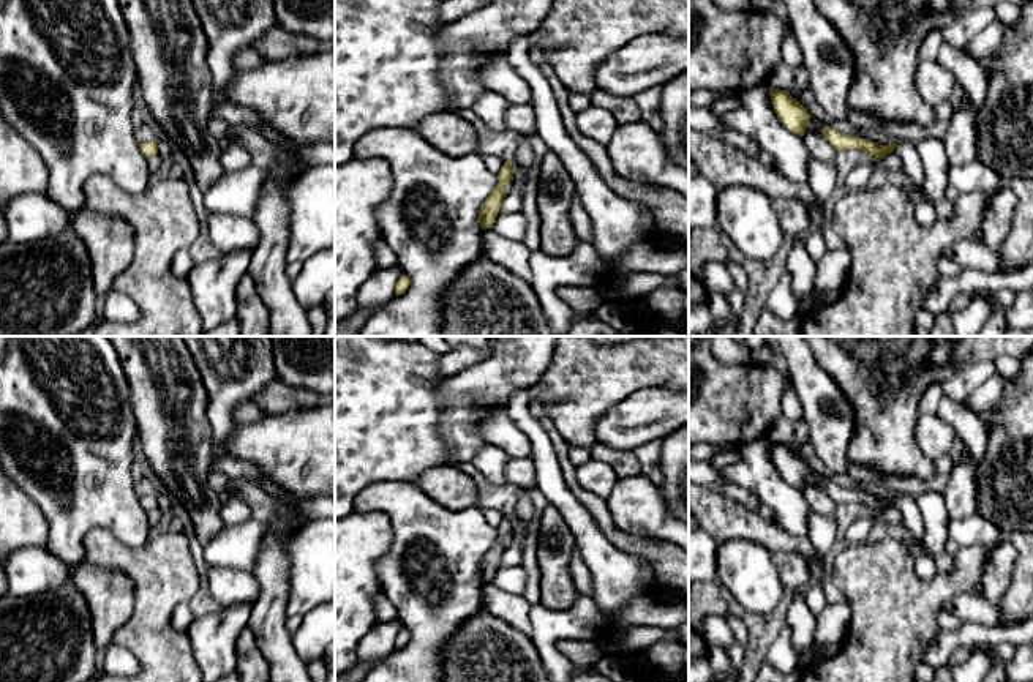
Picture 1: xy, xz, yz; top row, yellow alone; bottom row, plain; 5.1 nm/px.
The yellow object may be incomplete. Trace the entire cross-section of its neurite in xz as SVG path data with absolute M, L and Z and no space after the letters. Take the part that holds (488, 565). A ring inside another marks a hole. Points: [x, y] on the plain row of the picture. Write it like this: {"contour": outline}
{"contour": "M512 512L505 513L504 519L501 521L498 527L498 537L494 545L485 553L485 556L480 560L479 567L479 576L482 583L491 583L496 571L498 565L501 560L502 553L505 551L505 538L513 534L513 524L512 524Z"}

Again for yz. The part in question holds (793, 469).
{"contour": "M769 440L769 450L772 461L783 480L802 491L810 474L807 463L787 444Z"}

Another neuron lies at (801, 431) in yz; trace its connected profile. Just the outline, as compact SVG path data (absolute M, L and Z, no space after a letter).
M794 422L794 437L787 444L796 455L801 456L801 447L809 440L809 428L807 423Z

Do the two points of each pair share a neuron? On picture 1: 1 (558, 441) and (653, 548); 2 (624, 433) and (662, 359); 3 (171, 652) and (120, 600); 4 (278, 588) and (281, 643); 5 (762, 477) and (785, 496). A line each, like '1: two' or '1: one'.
1: one
2: two
3: two
4: one
5: one

